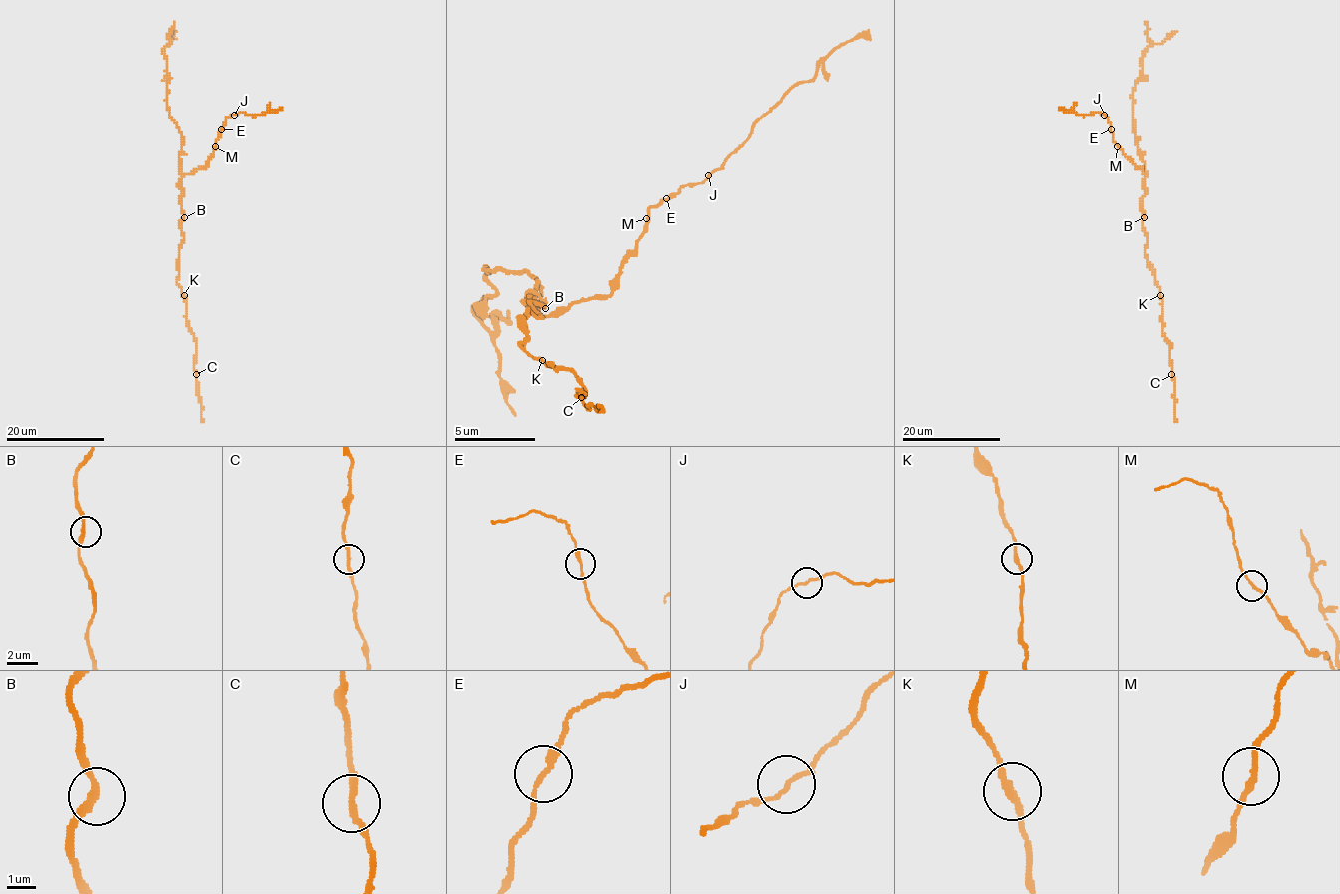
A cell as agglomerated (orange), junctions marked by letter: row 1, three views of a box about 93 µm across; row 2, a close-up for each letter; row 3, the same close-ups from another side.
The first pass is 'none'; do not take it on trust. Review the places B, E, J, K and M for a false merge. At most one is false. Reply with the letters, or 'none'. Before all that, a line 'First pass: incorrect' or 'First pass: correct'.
First pass: correct
none

